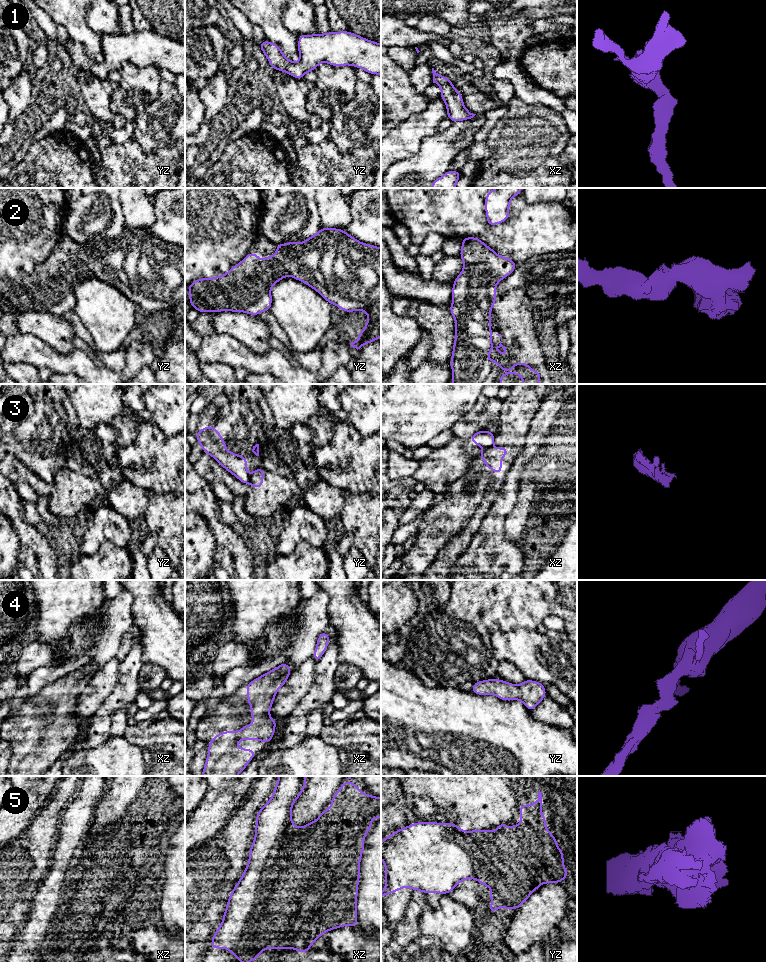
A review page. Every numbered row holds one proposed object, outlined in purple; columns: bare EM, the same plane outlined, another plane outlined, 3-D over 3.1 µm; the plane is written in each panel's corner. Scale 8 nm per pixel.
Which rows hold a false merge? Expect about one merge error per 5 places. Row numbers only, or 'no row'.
3

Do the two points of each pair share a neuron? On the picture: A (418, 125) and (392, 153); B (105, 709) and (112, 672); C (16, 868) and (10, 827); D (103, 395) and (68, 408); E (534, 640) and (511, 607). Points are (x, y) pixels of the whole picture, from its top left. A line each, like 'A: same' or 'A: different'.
A: same
B: different
C: different
D: different
E: different

